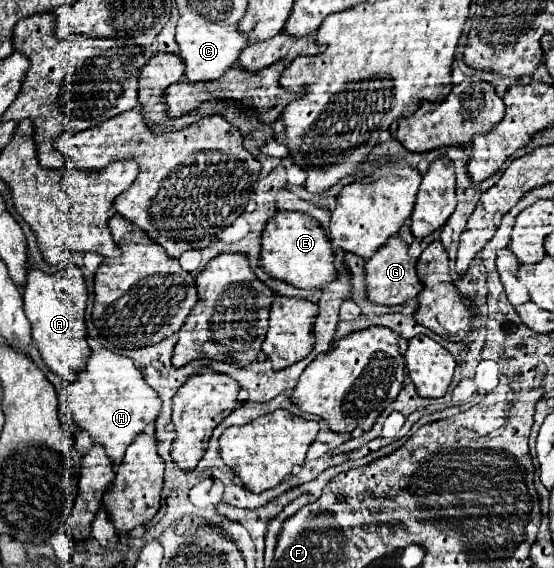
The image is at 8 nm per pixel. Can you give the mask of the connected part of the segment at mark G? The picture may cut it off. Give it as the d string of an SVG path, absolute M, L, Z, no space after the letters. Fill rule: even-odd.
M392 235L388 239L386 247L382 247L376 255L372 255L366 265L366 287L368 287L368 299L380 305L402 305L410 299L414 299L422 291L422 283L416 275L416 261L408 253L408 245L402 237Z

